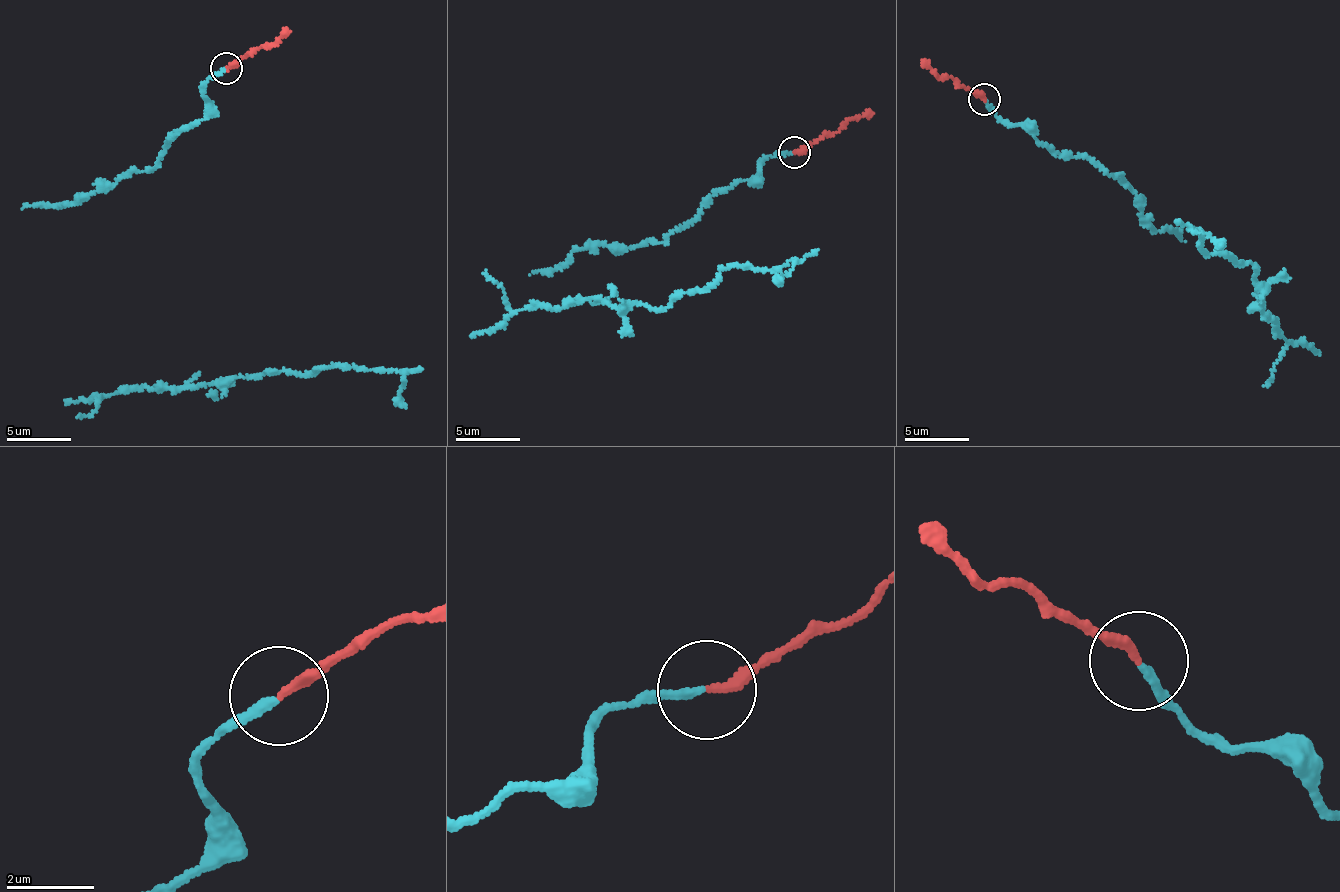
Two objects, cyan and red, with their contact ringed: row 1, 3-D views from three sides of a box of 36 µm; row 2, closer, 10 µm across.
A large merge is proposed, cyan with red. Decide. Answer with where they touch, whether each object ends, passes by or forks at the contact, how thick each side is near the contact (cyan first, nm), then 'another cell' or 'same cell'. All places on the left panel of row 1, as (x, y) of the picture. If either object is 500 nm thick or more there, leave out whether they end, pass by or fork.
at (226, 68); cyan ends there; red ends there; 190 nm thick on the cyan side, 200 nm on the other; another cell

